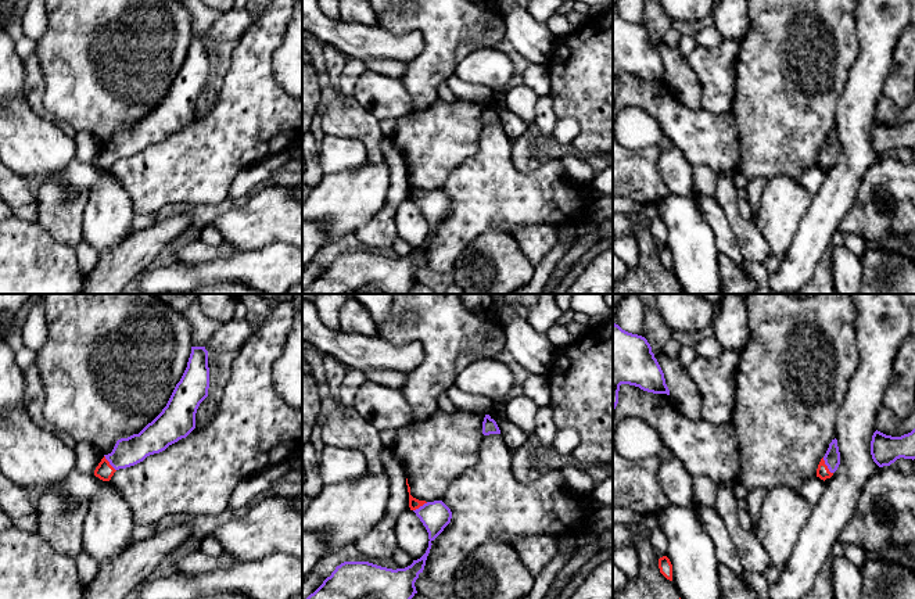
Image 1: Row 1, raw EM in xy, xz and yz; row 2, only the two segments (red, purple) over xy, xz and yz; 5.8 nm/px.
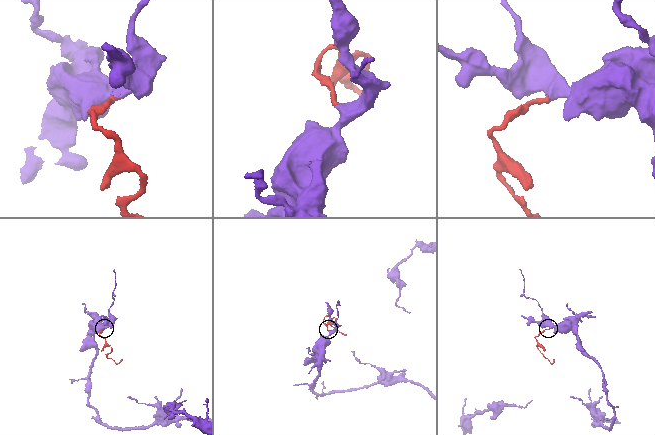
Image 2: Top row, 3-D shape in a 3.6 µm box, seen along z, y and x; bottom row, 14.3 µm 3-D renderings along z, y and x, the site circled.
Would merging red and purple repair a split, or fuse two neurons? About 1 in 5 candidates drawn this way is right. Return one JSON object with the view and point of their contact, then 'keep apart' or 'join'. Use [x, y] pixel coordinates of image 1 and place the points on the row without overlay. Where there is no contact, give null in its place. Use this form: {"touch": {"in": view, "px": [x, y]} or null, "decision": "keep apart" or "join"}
{"touch": {"in": "yz", "px": [826, 155]}, "decision": "join"}

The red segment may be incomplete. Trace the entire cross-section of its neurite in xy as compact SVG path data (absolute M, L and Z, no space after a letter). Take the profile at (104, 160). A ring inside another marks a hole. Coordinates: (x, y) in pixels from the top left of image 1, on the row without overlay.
M191 36L187 57L162 101L139 123L118 129L112 141L104 144L96 157L94 165L110 171L116 159L134 155L186 128L195 118L195 103L208 86L208 78L208 40Z

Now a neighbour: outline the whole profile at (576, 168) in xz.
M575 154L566 155L561 161L564 177L578 186L588 184L593 179L592 166L586 158Z

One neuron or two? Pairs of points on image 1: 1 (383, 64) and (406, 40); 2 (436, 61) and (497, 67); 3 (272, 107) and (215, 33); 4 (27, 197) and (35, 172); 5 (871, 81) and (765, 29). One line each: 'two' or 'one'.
1: two
2: two
3: two
4: two
5: two

